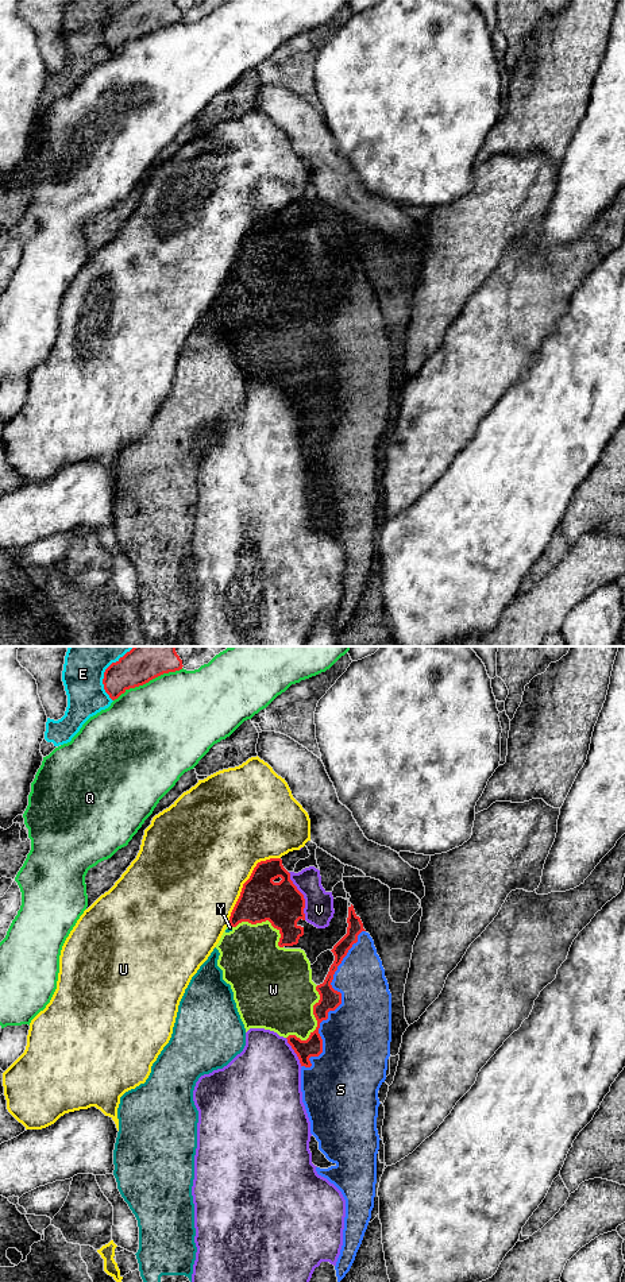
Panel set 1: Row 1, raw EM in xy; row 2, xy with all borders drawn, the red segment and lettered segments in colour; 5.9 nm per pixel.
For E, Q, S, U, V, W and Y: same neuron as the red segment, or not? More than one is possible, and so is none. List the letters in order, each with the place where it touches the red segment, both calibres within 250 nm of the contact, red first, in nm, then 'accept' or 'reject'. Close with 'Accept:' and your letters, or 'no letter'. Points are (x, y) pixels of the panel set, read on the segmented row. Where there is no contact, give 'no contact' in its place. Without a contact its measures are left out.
E: xy (104, 672) | 220/300 nm | reject
Q: xy (147, 682) | 260/500 nm | reject
S: xy (339, 1004) | 130/400 nm | accept
U: xy (245, 883) | 260/500 nm | reject
V: xy (303, 896) | 260/180 nm | reject
W: xy (317, 1022) | 130/380 nm | reject
Y: xy (231, 925) | 260/30 nm | reject
Accept: S

